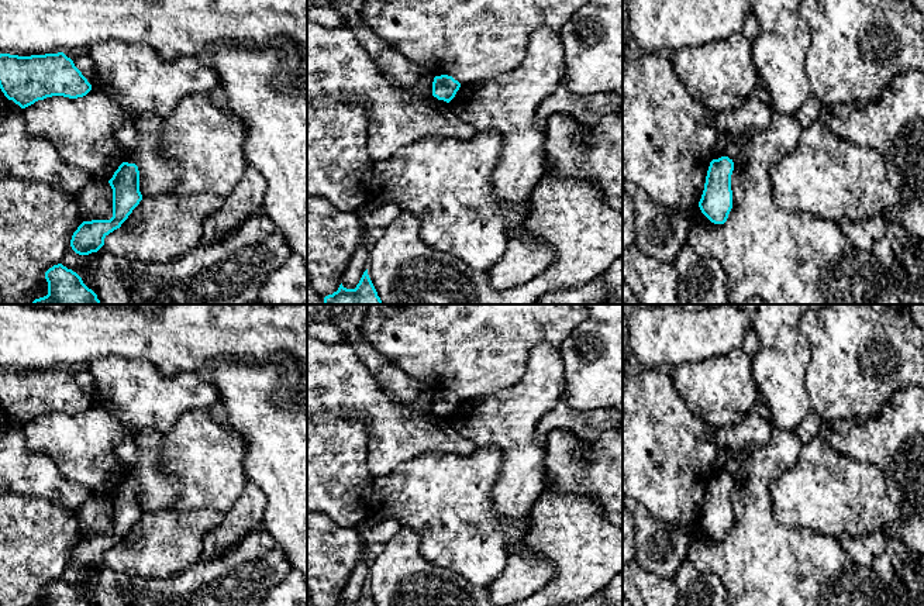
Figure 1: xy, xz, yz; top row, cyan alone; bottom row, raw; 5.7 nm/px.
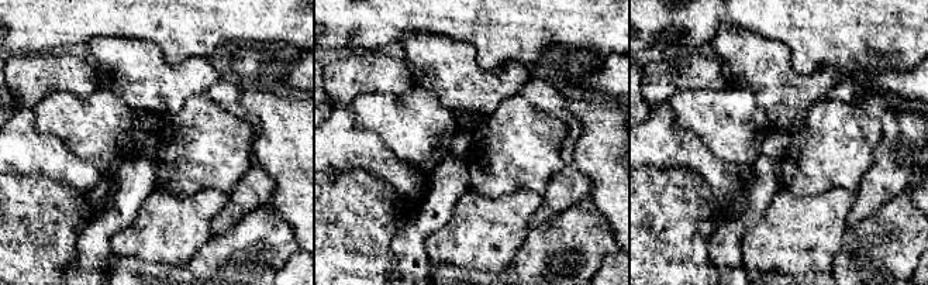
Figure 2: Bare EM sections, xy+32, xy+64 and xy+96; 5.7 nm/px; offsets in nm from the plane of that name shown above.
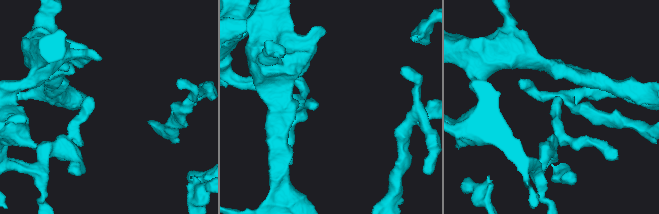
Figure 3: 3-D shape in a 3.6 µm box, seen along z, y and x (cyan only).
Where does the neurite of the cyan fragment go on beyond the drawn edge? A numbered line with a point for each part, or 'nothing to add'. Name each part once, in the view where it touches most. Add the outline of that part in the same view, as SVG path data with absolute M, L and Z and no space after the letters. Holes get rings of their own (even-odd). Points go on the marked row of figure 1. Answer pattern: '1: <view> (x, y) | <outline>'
nothing to add

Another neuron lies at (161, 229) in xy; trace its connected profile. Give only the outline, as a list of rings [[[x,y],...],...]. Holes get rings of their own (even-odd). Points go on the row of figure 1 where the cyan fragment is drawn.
[[[208,192],[142,197],[121,227],[106,235],[104,247],[137,262],[173,262],[200,244],[204,220],[223,203],[224,197]]]

